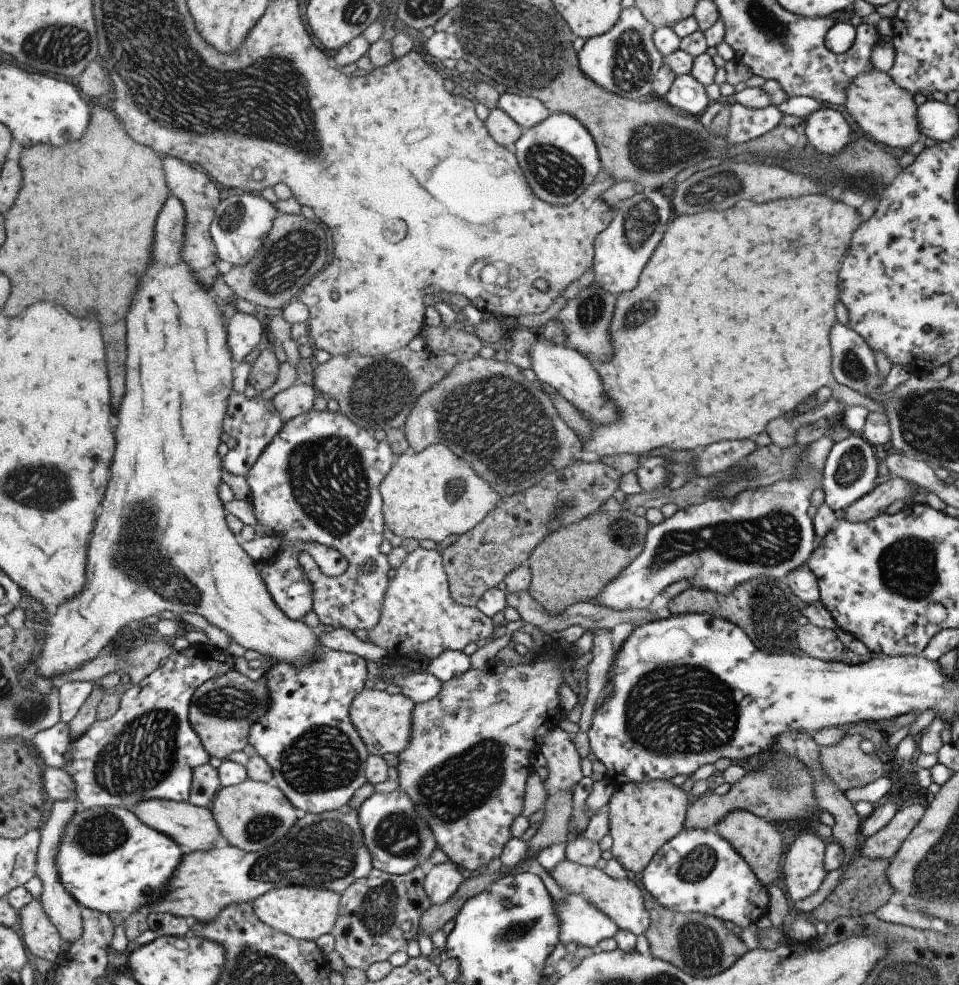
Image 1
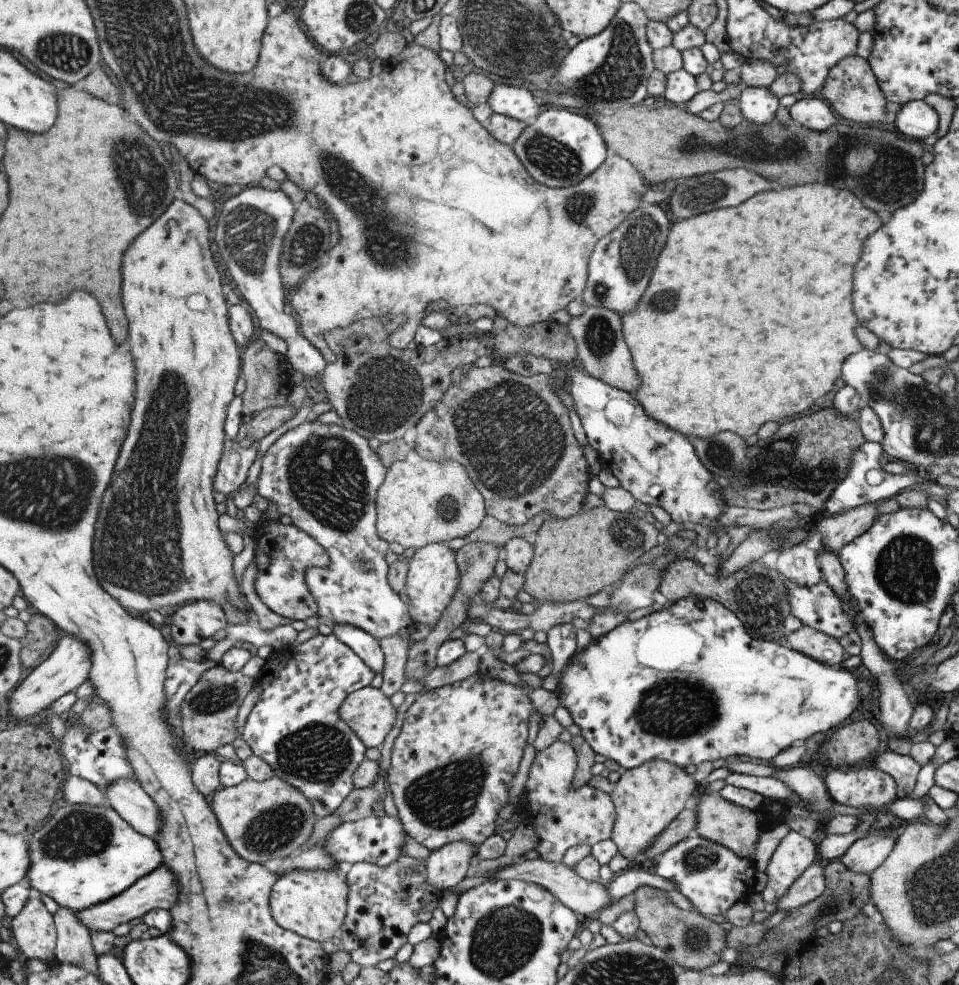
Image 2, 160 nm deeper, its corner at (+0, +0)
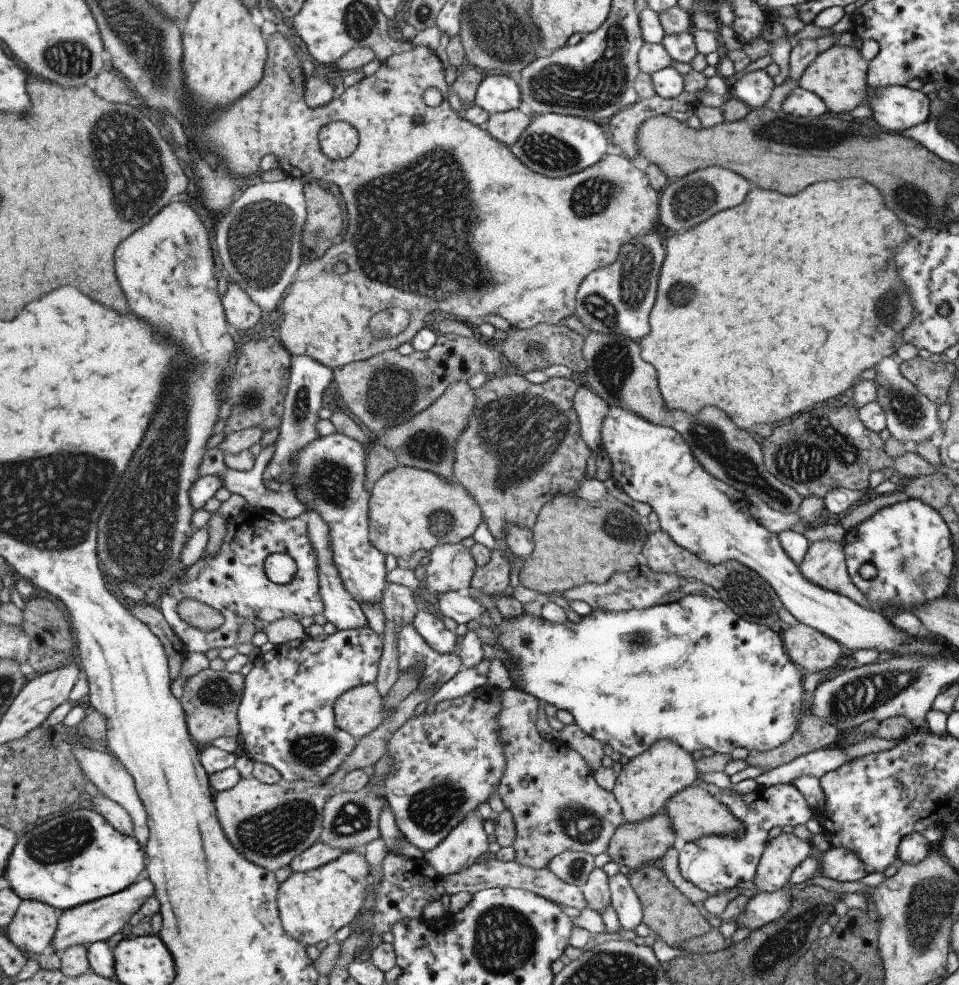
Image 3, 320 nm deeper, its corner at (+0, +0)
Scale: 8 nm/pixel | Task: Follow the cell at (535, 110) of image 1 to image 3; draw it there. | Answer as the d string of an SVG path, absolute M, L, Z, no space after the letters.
M489 74L477 85L474 103L489 114L517 109L521 108L520 92L509 76Z

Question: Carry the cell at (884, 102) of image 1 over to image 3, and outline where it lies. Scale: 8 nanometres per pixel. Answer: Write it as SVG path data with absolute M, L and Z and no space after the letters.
M833 45L820 52L800 74L798 86L818 96L826 110L844 117L844 112L862 104L863 89L866 84L867 63L853 46Z

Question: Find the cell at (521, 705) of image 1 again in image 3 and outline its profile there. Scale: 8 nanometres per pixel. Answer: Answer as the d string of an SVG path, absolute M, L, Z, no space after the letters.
M485 684L469 694L450 701L439 701L433 713L421 714L405 723L388 744L394 760L394 773L386 778L386 800L394 810L400 832L406 840L423 852L434 849L443 837L481 802L496 791L504 767L504 756L498 742L496 716L500 707L500 691Z

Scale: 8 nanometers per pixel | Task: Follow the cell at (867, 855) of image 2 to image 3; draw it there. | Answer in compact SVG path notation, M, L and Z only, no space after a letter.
M830 847L819 858L819 872L825 878L853 883L866 874L862 863L847 849Z

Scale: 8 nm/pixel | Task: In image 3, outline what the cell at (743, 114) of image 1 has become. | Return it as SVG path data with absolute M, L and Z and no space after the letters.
M763 69L747 72L729 83L730 95L742 100L751 109L763 107L773 86L772 78Z

